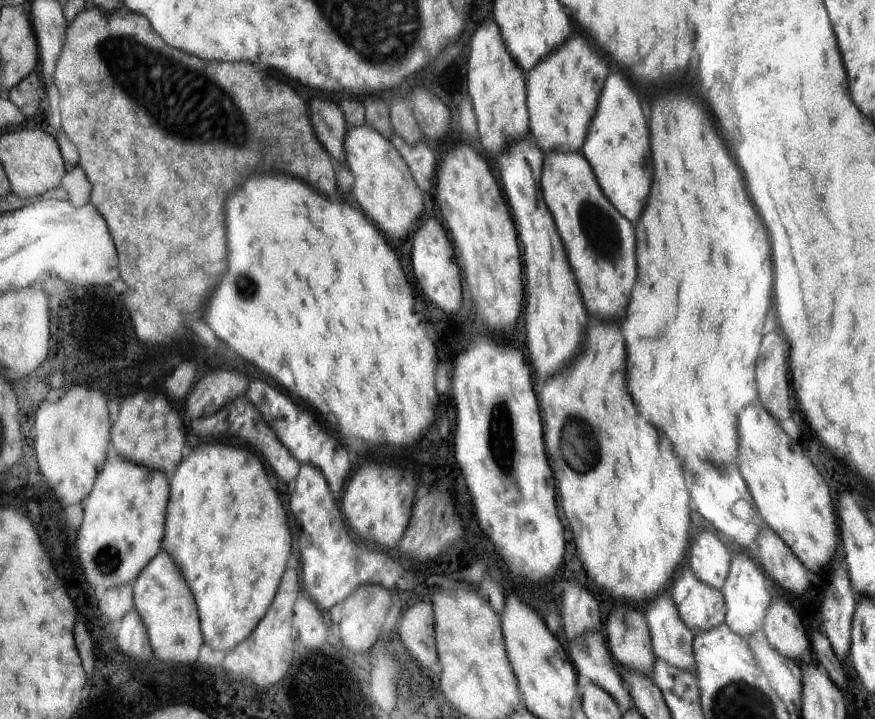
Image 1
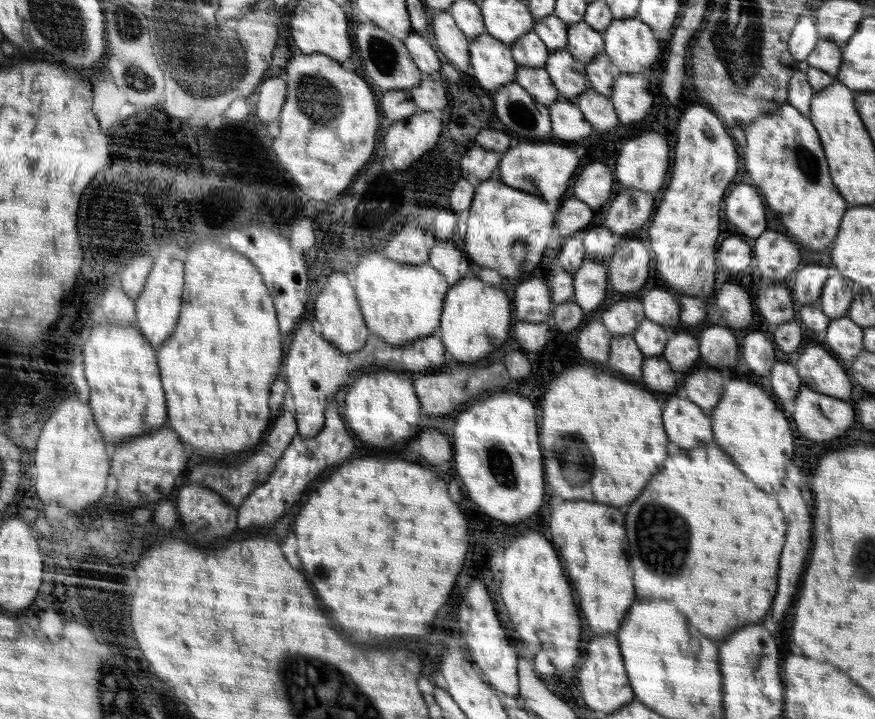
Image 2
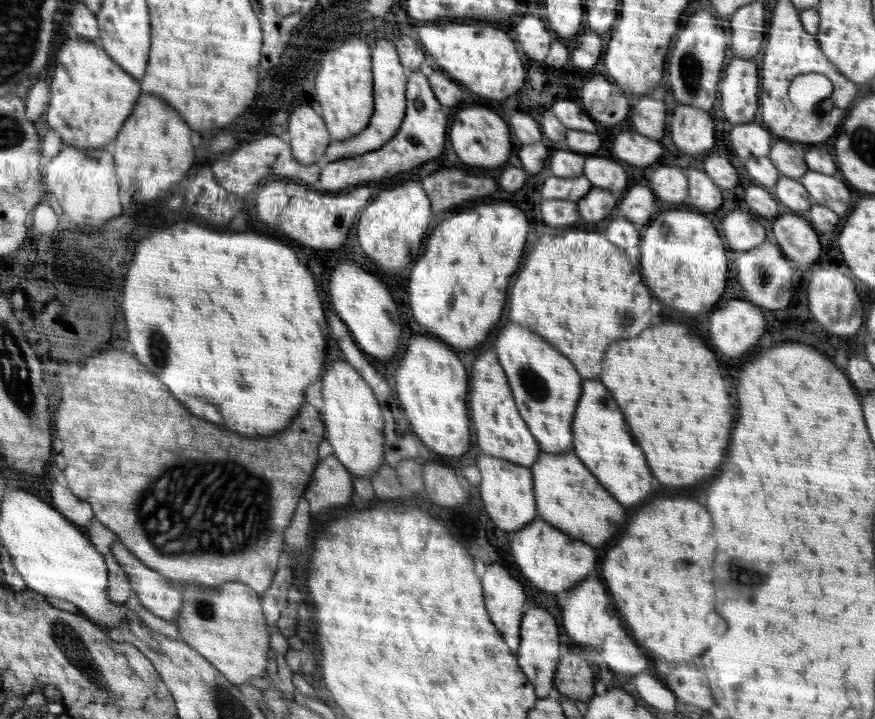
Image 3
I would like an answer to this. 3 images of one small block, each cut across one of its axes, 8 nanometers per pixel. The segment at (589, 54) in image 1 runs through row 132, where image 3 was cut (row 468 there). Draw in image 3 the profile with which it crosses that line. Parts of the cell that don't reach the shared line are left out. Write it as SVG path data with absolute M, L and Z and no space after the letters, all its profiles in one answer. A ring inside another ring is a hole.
M572 450L541 452L530 470L533 474L537 518L596 550L610 544L624 528L624 508L598 484L598 480Z

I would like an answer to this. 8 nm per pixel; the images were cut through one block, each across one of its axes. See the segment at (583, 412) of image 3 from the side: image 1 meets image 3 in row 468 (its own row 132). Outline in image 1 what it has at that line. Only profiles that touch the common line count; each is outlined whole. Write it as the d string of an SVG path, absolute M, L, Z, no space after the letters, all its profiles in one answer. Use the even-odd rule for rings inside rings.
M610 72L598 101L598 112L592 119L587 136L582 152L594 170L606 198L614 204L614 208L618 208L624 218L634 224L640 218L644 204L648 202L652 184L652 154L648 126L642 118L638 96L634 92L634 86L626 80L624 72Z

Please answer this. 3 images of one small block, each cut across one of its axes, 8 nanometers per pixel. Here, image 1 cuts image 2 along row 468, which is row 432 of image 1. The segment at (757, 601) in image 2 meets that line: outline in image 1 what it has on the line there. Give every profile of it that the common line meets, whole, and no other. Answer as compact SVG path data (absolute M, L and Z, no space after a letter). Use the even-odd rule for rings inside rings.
M666 92L660 96L652 108L652 120L650 120L650 144L652 144L652 156L654 156L654 180L652 190L648 198L648 206L644 208L642 218L636 224L636 258L638 258L638 280L634 284L630 306L626 312L624 322L620 324L620 330L624 334L626 352L628 352L628 386L632 392L632 398L636 400L640 414L646 416L650 424L654 424L672 444L672 450L682 460L684 468L694 472L702 462L712 462L716 466L736 466L740 460L738 450L738 414L756 402L756 378L754 378L754 366L758 358L758 348L762 340L762 328L764 320L770 308L772 300L772 258L770 258L770 242L766 236L766 230L762 226L762 220L758 218L746 190L742 176L732 162L728 148L724 140L720 138L718 130L714 128L714 122L704 106L696 102L692 96L686 96L686 92Z

